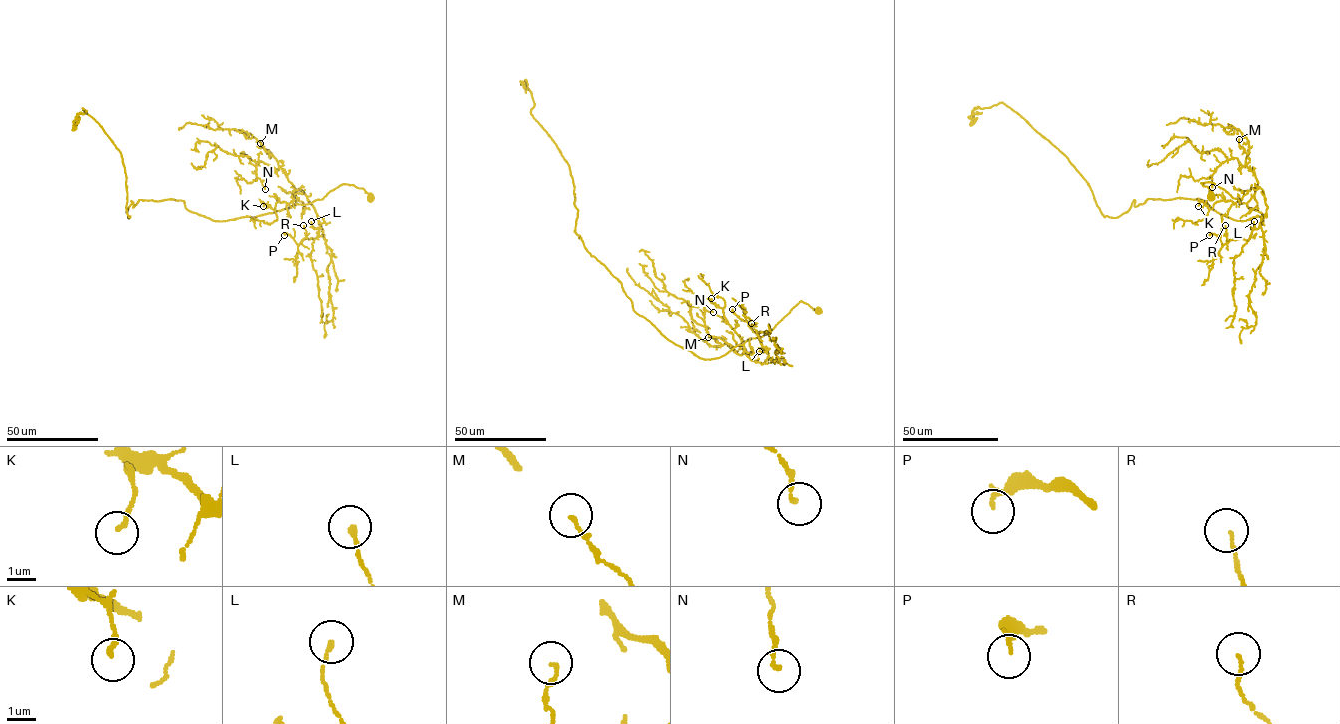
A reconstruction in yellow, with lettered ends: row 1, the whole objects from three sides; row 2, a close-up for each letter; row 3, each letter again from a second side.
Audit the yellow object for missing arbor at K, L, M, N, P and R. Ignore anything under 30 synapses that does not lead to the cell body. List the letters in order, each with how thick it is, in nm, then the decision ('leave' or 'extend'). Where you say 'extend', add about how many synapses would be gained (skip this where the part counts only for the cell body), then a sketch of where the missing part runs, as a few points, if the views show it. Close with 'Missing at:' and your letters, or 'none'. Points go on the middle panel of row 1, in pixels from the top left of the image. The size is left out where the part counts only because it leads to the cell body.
K: 160 nm | leave
L: 150 nm | leave
M: 140 nm | leave
N: 130 nm | leave
P: 150 nm | leave
R: 90 nm | leave
Missing at: none

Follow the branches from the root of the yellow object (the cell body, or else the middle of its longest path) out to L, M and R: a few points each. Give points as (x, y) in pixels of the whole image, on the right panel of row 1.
L: (1211, 197), (1202, 183), (1214, 183), (1240, 203), (1261, 188), (1267, 208), (1257, 229), (1254, 221)
M: (1211, 197), (1202, 183), (1214, 183), (1240, 203), (1254, 194), (1257, 181), (1239, 139)
R: (1211, 197), (1202, 183), (1214, 183), (1240, 203), (1263, 191), (1266, 212), (1248, 240), (1227, 241), (1225, 225)

